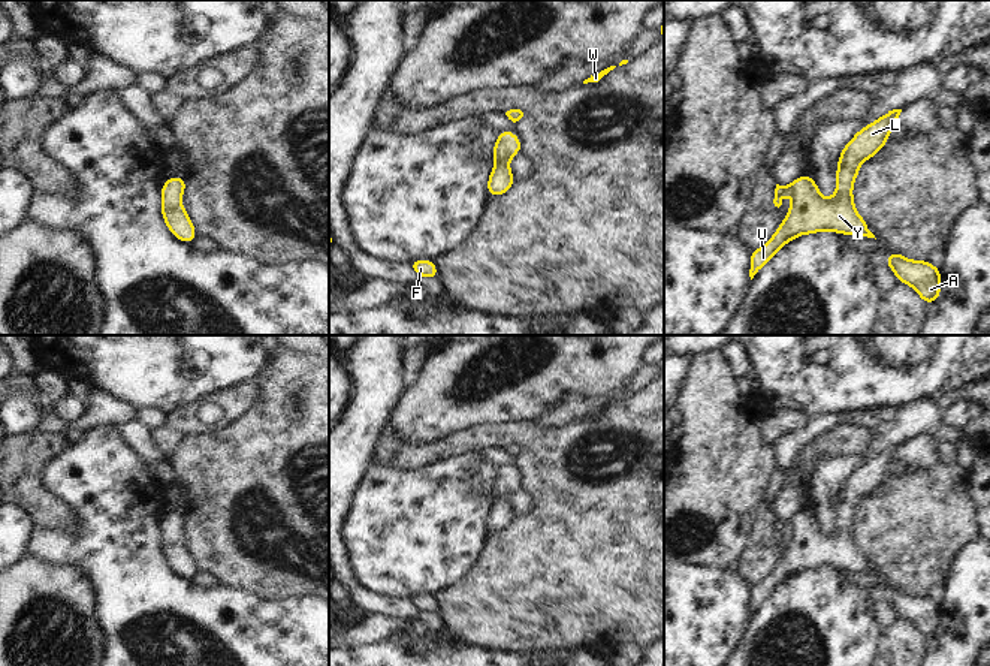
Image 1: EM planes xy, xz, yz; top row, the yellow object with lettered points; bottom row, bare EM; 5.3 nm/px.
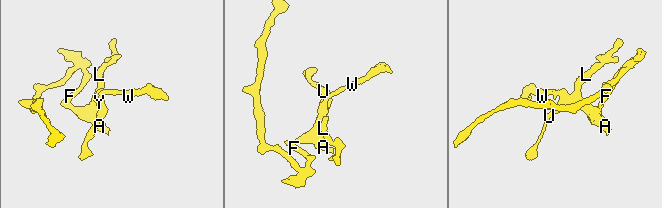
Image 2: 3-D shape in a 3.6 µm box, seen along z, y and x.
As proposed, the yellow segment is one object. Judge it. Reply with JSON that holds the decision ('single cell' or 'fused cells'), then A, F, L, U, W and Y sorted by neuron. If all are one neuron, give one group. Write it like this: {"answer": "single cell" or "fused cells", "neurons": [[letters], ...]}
{"answer": "single cell", "neurons": [["A", "F", "L", "U", "W", "Y"]]}

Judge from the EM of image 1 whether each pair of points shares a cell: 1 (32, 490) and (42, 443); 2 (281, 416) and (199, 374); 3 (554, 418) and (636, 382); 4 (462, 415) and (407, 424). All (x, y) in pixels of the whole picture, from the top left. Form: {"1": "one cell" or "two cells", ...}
{"1": "one cell", "2": "two cells", "3": "one cell", "4": "one cell"}

